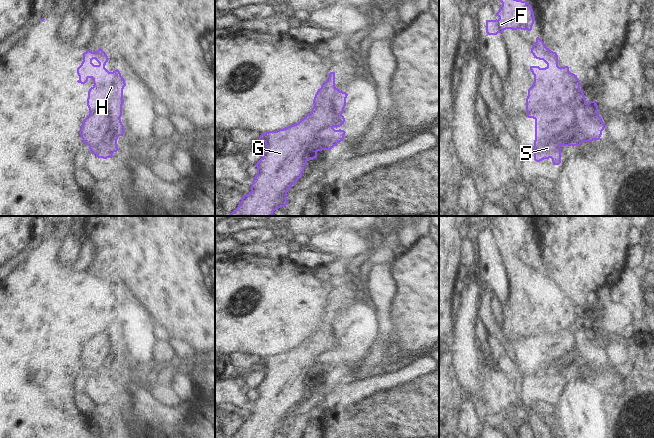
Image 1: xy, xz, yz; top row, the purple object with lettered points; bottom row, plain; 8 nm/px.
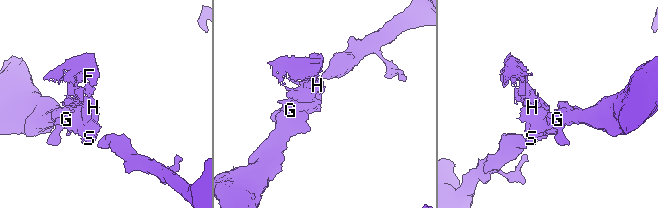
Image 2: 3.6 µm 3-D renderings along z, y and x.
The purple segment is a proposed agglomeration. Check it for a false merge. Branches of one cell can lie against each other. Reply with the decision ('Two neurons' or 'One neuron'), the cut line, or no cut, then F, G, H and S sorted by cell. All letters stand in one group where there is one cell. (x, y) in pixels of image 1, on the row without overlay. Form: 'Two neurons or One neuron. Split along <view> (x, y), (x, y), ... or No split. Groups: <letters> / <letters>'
Two neurons. Split along yz (585, 325), (580, 329), (553, 332), (547, 339), (534, 342). Groups: F H / G S.

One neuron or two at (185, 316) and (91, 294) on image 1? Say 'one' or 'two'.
two

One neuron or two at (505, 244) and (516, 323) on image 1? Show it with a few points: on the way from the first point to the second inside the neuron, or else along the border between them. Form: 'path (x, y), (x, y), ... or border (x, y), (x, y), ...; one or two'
path (512, 264), (516, 270), (516, 303); one

